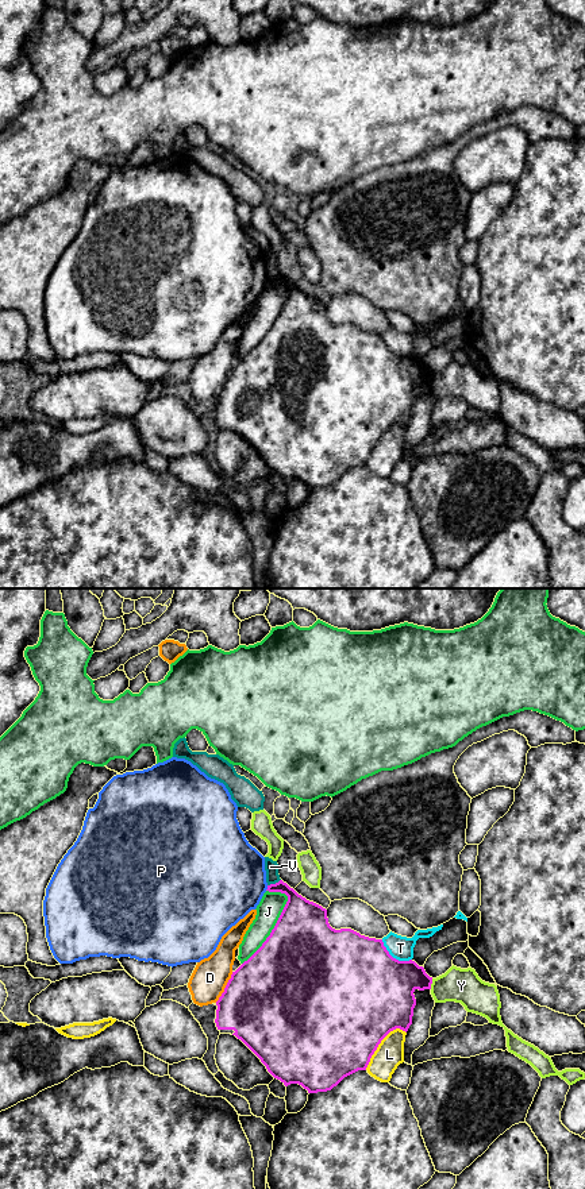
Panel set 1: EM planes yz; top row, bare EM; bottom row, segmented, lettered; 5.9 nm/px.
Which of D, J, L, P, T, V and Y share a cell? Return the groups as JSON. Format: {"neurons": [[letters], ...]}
{"neurons": [["D"], ["J"], ["L"], ["P"], ["T"], ["V"], ["Y"]]}

